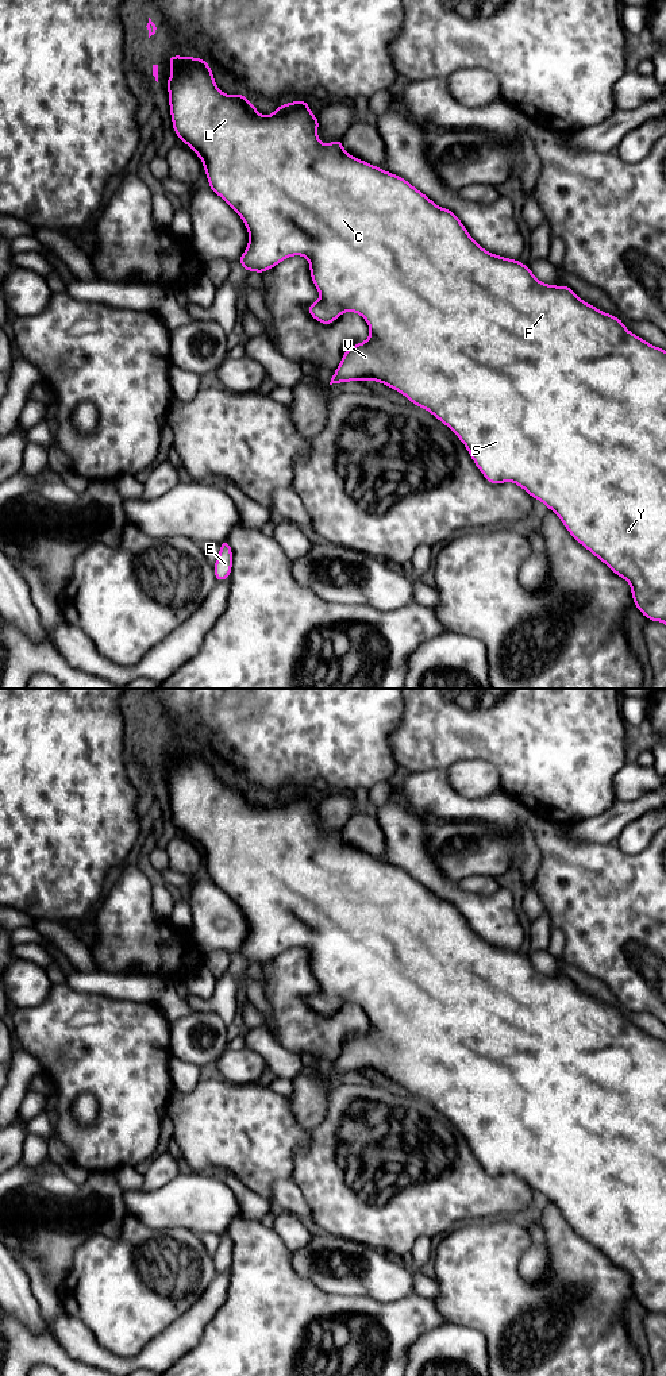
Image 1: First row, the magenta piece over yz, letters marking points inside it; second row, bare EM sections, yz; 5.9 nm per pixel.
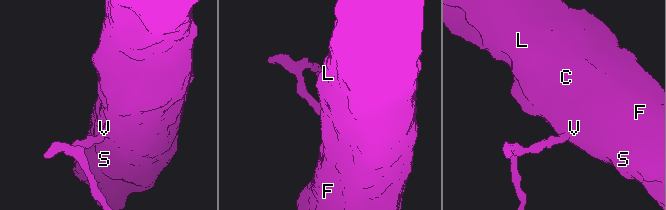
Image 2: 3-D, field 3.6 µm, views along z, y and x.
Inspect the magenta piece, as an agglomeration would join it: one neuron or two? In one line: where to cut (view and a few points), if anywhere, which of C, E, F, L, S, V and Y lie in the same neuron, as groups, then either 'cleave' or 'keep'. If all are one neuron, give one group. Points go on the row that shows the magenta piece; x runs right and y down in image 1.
no cut | C E F L S V Y | keep

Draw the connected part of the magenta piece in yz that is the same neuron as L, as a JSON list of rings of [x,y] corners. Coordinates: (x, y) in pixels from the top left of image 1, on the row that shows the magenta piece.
[[[170,54],[168,65],[172,69],[172,76],[166,81],[166,89],[169,92],[169,107],[170,117],[173,123],[174,134],[188,144],[195,154],[203,161],[204,173],[207,174],[209,189],[222,197],[243,220],[249,231],[249,244],[239,258],[239,263],[246,271],[265,273],[281,263],[284,259],[293,255],[303,255],[309,261],[311,278],[316,289],[319,290],[320,298],[307,307],[308,313],[319,323],[328,325],[332,324],[342,313],[354,312],[359,313],[370,328],[370,336],[363,343],[353,344],[347,348],[342,356],[339,366],[331,378],[332,383],[349,383],[351,379],[355,381],[376,381],[384,383],[400,394],[405,396],[411,404],[415,404],[442,421],[449,427],[458,439],[465,444],[469,455],[473,458],[474,465],[484,474],[485,479],[492,485],[500,485],[504,482],[513,482],[524,489],[532,498],[542,501],[550,510],[553,510],[563,523],[567,532],[596,558],[598,558],[609,570],[625,579],[631,585],[631,594],[634,606],[650,621],[661,621],[666,624],[666,350],[662,350],[651,343],[643,340],[634,332],[630,332],[623,320],[619,317],[605,313],[581,300],[577,293],[566,285],[548,285],[540,282],[531,271],[530,266],[523,265],[517,259],[504,258],[486,251],[481,247],[469,234],[467,228],[462,224],[458,216],[447,209],[436,205],[424,193],[411,185],[405,178],[385,171],[378,166],[370,165],[359,158],[355,158],[344,151],[342,138],[328,144],[323,144],[317,138],[319,117],[313,116],[307,100],[290,101],[284,105],[276,107],[274,112],[267,116],[262,116],[251,101],[240,93],[226,95],[215,84],[215,77],[209,63],[203,58],[196,57],[181,57]]]

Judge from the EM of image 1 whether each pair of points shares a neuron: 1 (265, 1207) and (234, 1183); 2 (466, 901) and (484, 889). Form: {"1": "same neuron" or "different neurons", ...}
{"1": "same neuron", "2": "different neurons"}

